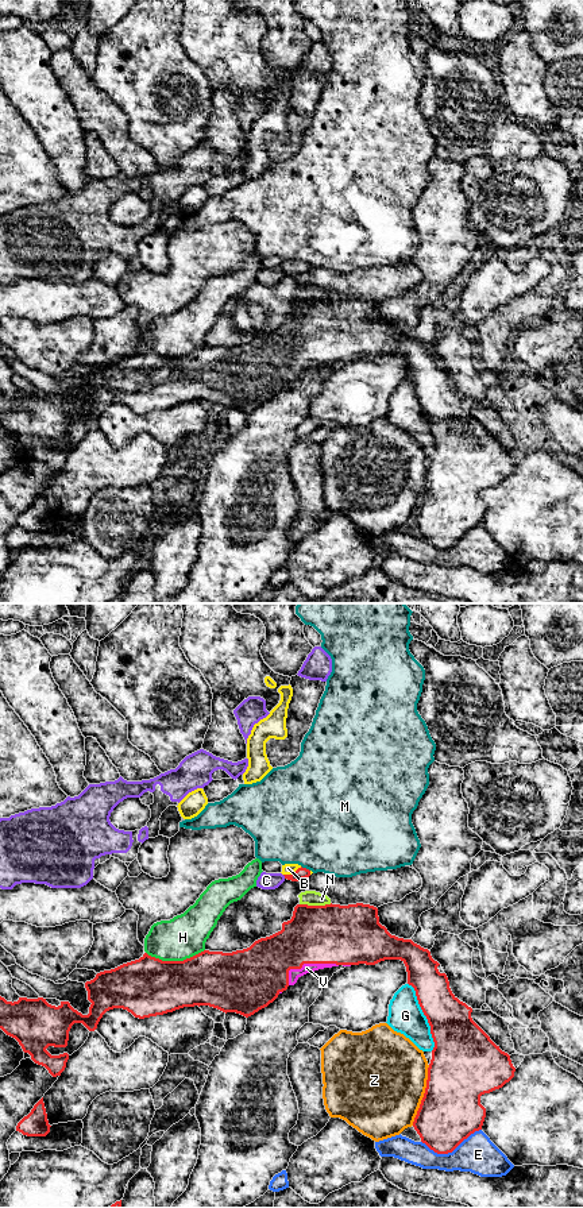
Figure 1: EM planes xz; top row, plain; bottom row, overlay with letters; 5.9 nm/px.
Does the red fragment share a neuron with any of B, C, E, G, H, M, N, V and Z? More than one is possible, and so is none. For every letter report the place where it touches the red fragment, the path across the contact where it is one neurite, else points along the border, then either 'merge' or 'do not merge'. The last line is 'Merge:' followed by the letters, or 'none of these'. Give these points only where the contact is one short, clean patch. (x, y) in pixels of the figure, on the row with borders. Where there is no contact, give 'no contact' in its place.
B: contact xz (292, 873); way xz (300, 873), (292, 873), (288, 868); merge
C: contact xz (284, 875); do not merge
E: contact xz (451, 1151); do not merge
G: contact xz (425, 1015); do not merge
H: contact xz (174, 961); do not merge
M: contact xz (305, 868); do not merge
N: contact xz (315, 906); way xz (338, 934), (315, 906), (311, 898); merge
V: contact xz (307, 963); merge
Z: contact xz (424, 1095); do not merge
Merge: B, N, V

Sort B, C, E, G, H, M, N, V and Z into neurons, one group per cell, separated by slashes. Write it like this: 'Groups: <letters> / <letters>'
Groups: B N V / C / E / G / H / M / Z

